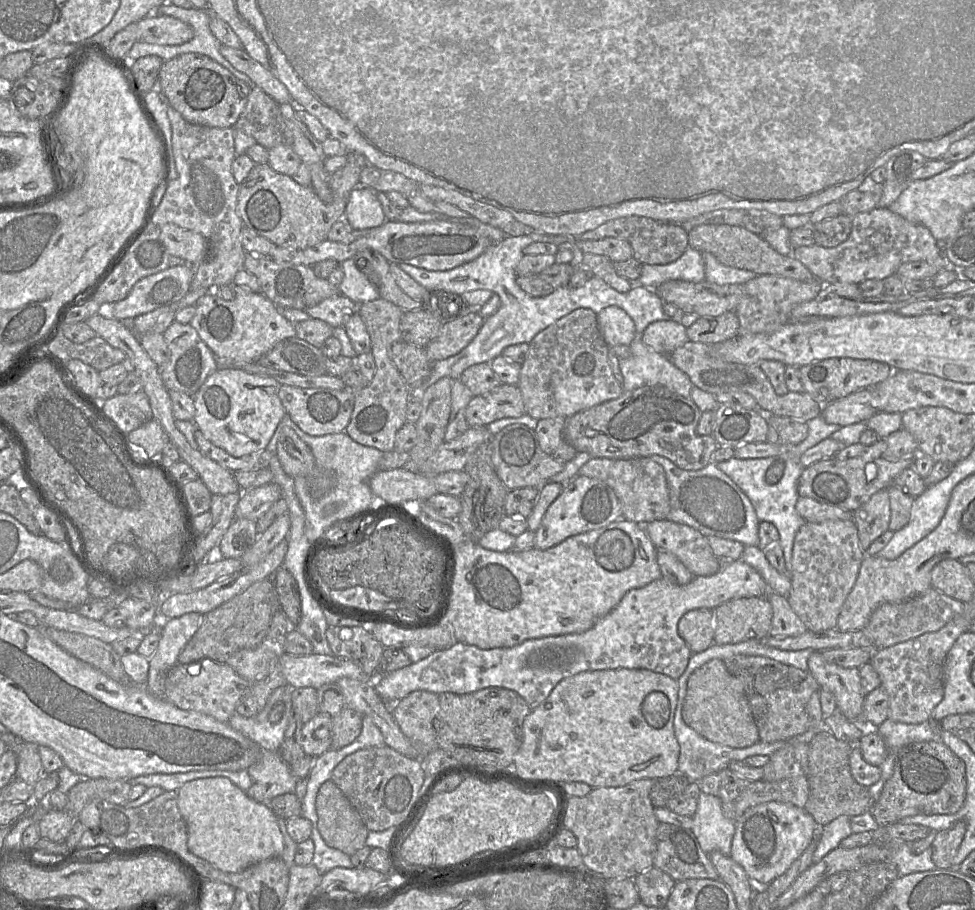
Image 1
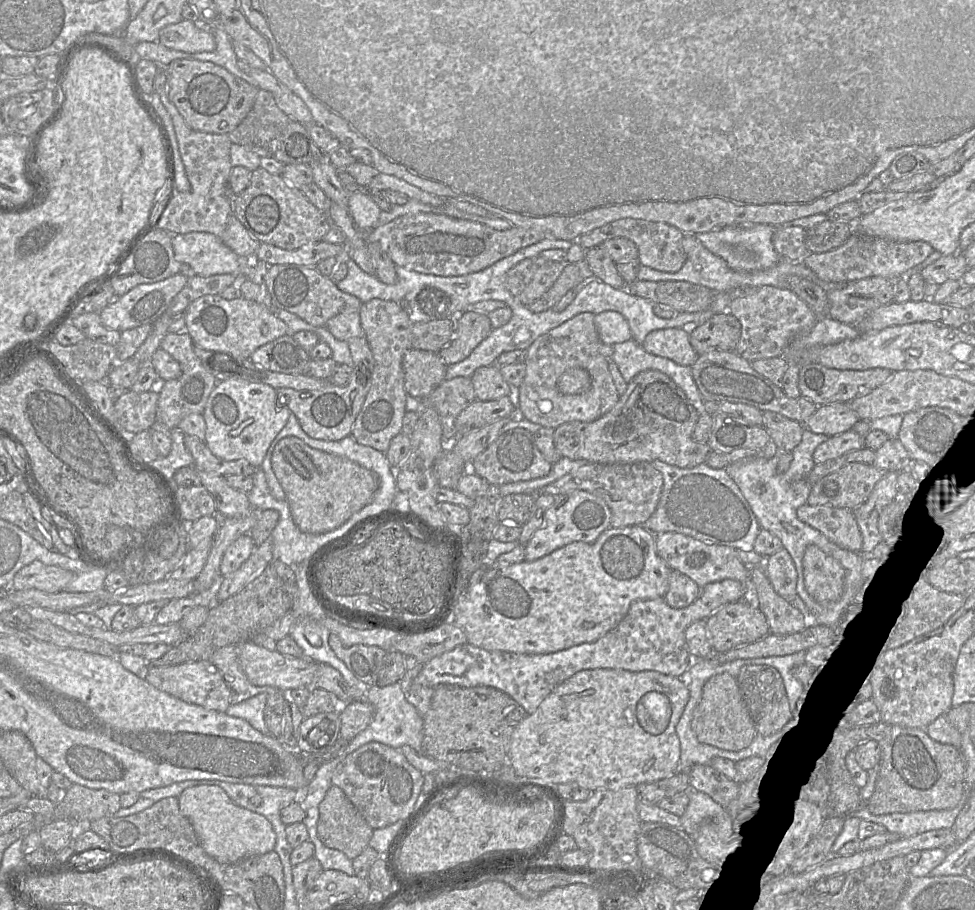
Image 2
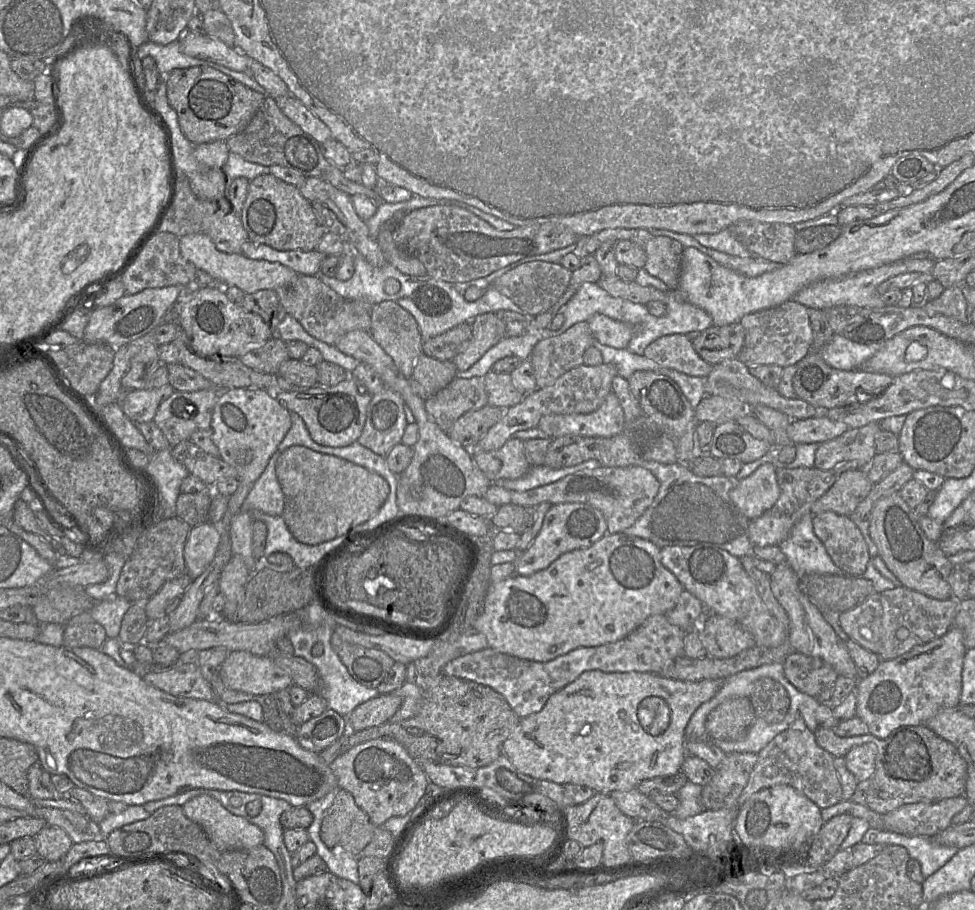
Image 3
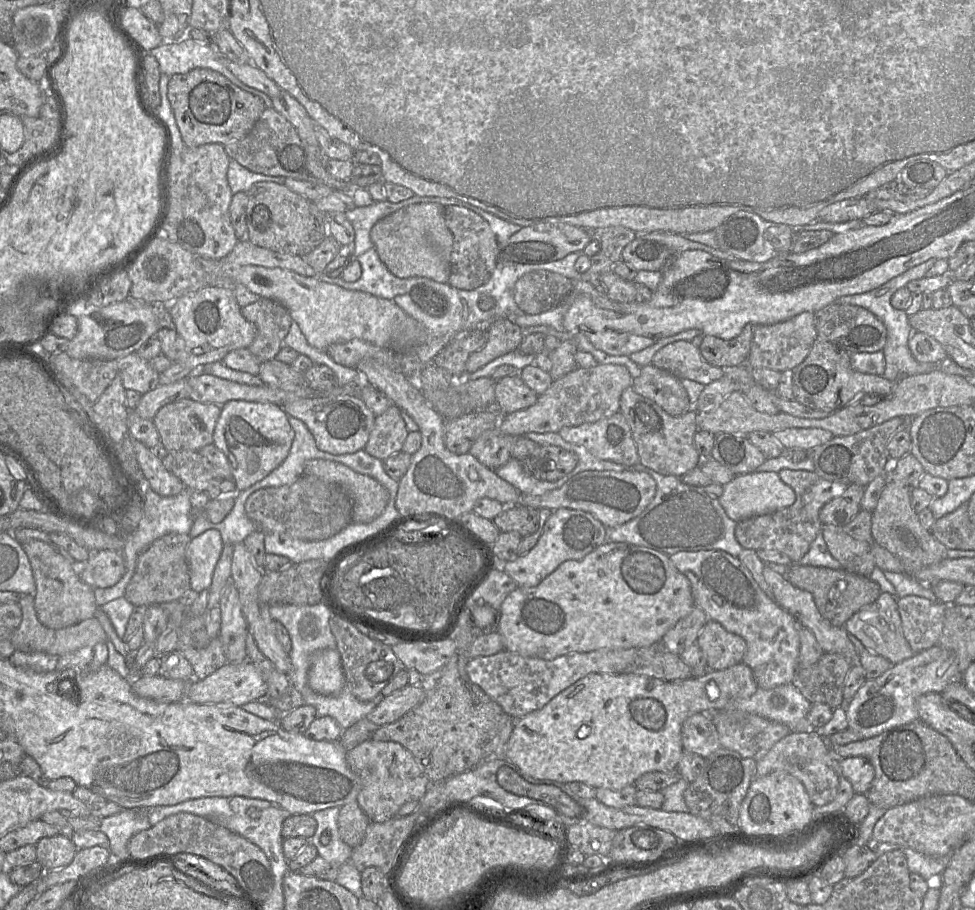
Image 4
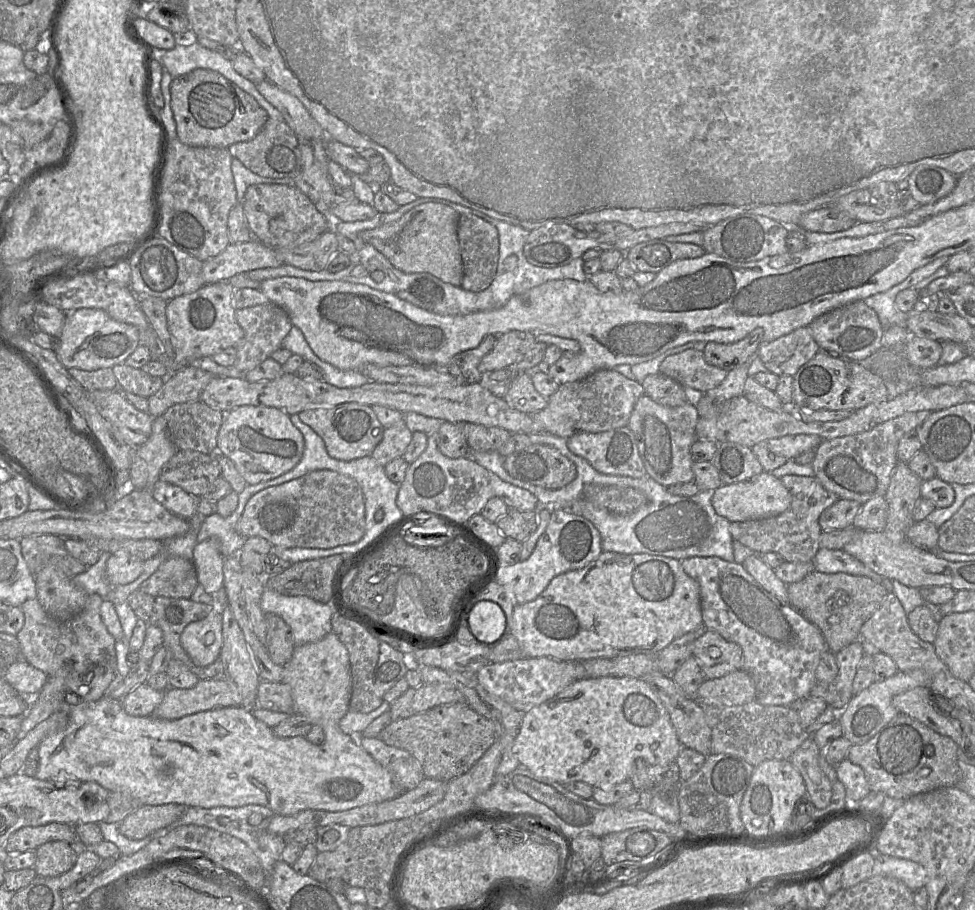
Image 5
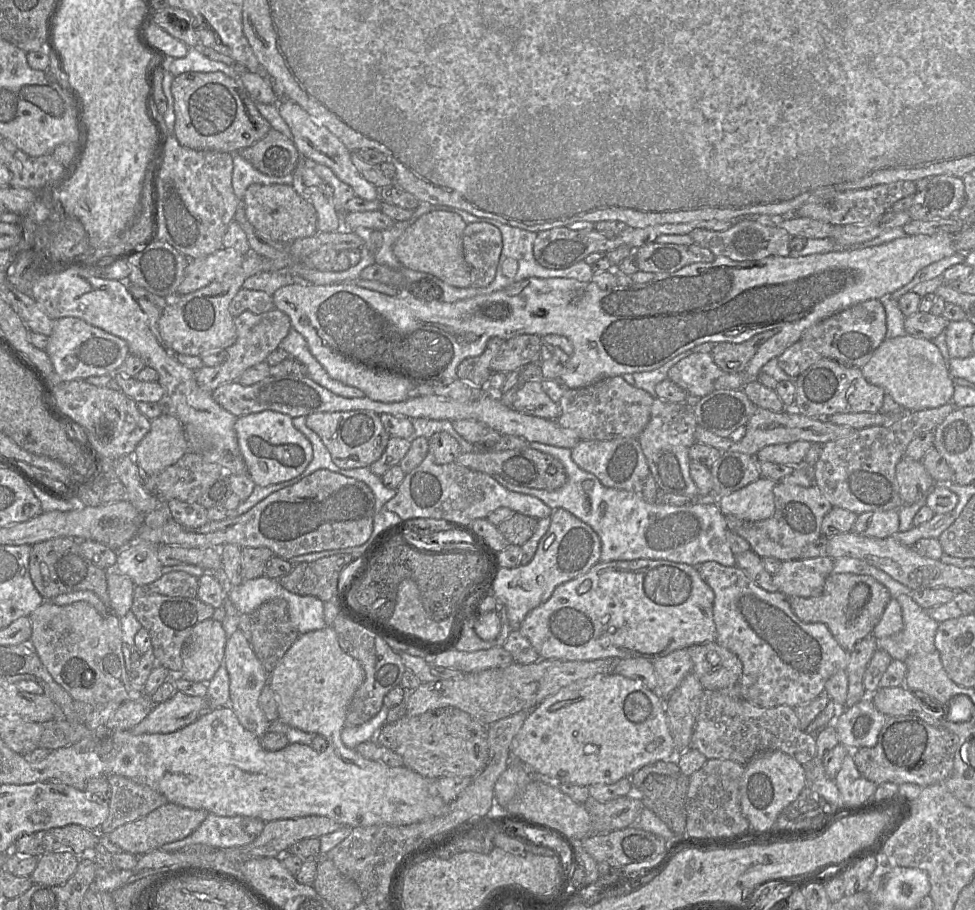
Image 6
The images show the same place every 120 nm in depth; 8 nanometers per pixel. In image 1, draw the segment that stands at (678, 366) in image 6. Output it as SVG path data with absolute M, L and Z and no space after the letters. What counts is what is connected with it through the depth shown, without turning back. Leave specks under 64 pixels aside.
M669 319L650 323L643 332L641 340L654 352L669 356L689 339L686 328L681 323Z

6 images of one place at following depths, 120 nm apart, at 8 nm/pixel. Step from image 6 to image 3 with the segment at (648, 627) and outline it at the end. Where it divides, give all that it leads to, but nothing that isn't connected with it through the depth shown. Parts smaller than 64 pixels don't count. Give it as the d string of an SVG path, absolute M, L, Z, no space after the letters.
M607 533L590 547L567 552L555 560L548 568L536 572L531 576L515 574L501 582L491 584L485 596L483 611L473 624L473 629L485 635L488 646L491 649L521 659L537 662L551 661L577 648L597 647L622 640L642 625L648 618L660 614L665 615L672 610L684 590L674 574L661 563L660 549L652 542L643 538L628 536L624 533Z

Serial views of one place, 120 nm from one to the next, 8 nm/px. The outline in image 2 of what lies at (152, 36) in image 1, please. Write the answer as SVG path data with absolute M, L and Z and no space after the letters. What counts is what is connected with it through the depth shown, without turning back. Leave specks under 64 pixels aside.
M184 19L162 28L157 42L169 49L189 53L210 52L216 48L211 32L203 31L192 21Z

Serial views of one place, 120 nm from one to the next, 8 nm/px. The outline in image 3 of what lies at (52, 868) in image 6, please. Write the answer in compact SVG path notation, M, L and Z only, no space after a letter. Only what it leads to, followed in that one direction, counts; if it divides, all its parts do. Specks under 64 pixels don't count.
M47 825L35 837L36 851L47 862L61 860L74 844L60 827Z

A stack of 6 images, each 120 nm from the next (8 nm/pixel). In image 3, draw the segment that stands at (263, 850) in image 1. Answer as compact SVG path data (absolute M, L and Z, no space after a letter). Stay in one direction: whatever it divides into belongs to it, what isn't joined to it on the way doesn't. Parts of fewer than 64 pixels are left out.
M199 795L183 806L185 815L201 826L219 849L250 849L263 845L264 833L247 819L231 814L218 800Z

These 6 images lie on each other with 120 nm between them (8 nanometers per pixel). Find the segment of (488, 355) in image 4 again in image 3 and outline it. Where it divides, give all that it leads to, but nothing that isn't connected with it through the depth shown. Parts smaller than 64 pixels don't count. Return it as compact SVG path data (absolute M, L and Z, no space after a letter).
M495 313L480 314L472 319L470 324L472 338L452 360L458 371L468 370L492 346L507 336L505 321L497 317Z

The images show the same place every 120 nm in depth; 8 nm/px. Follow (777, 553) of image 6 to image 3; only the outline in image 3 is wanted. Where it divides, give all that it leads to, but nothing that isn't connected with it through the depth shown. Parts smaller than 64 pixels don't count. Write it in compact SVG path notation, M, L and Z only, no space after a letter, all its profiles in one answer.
M856 460L842 462L834 470L820 470L815 467L776 468L776 479L780 489L780 496L770 510L762 516L750 520L748 536L752 545L754 547L779 546L789 536L794 525L804 515L810 513L813 503L832 487L840 473L859 468L861 468L861 463Z

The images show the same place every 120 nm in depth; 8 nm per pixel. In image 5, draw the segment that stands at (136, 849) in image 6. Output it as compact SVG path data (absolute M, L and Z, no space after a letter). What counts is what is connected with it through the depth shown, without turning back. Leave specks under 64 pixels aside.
M180 804L143 805L119 823L119 831L129 839L143 839L174 823L187 808Z

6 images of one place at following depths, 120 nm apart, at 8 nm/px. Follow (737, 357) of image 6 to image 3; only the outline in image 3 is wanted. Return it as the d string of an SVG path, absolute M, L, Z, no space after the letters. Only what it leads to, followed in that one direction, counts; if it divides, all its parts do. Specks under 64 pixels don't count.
M740 322L723 326L712 324L700 332L692 343L699 356L711 365L736 358L743 348L745 330Z

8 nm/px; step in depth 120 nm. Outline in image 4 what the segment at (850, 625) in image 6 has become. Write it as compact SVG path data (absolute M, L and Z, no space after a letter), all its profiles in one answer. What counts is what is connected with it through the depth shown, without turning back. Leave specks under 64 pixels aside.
M791 564L785 577L793 586L809 592L822 617L837 627L844 627L850 617L861 608L873 603L882 593L878 583L870 580L869 577L843 569L833 570L825 567Z

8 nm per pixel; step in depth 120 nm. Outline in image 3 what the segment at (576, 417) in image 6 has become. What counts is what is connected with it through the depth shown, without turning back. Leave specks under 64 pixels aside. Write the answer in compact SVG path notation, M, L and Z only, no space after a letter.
M584 364L561 375L552 385L525 394L516 405L506 409L503 417L478 441L474 450L491 451L500 448L514 433L538 427L539 420L550 414L589 414L597 410L612 391L613 378L618 375L614 365Z

